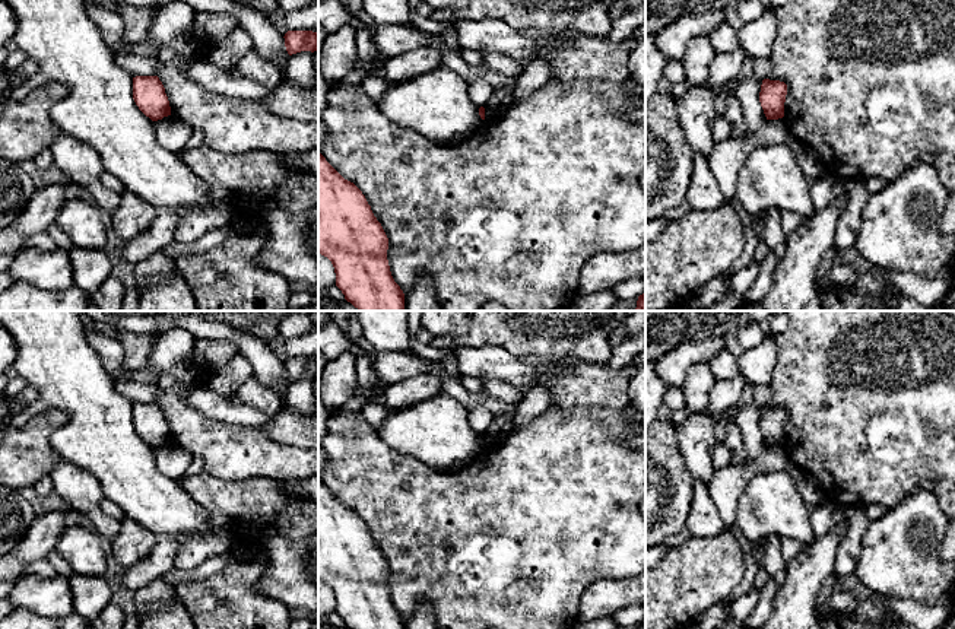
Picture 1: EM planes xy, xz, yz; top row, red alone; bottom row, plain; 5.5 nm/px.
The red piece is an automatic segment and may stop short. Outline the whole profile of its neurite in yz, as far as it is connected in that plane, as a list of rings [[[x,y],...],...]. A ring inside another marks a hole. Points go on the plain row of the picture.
[[[764,406],[759,419],[759,429],[767,447],[778,447],[784,444],[784,429],[787,412],[780,407]]]

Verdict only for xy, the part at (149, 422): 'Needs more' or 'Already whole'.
Already whole

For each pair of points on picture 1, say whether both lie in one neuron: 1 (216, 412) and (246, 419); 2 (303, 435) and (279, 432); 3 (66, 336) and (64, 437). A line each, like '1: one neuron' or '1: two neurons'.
1: one neuron
2: one neuron
3: one neuron

